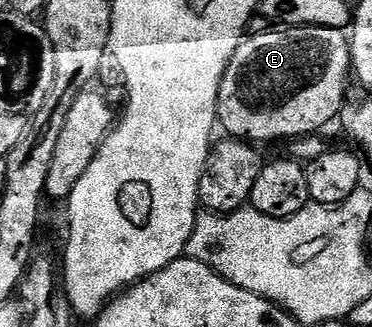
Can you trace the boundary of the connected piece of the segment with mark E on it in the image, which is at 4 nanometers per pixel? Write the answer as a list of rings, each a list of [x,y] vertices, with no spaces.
[[[286,26],[283,28],[268,28],[265,34],[256,34],[253,36],[245,37],[244,41],[240,43],[238,49],[234,52],[234,56],[230,60],[230,64],[226,68],[226,72],[222,76],[222,84],[218,88],[218,104],[216,105],[216,117],[218,119],[219,125],[224,126],[224,134],[231,136],[233,138],[238,138],[241,140],[251,140],[253,143],[261,144],[260,142],[276,142],[279,138],[288,138],[287,140],[295,140],[298,138],[307,138],[309,136],[316,136],[321,133],[320,129],[323,126],[328,126],[331,122],[335,123],[340,116],[340,109],[344,107],[346,101],[346,95],[344,92],[348,88],[348,78],[350,82],[350,75],[352,74],[352,56],[350,54],[350,44],[348,43],[348,34],[344,30],[335,30],[334,28],[322,28],[321,26]]]

